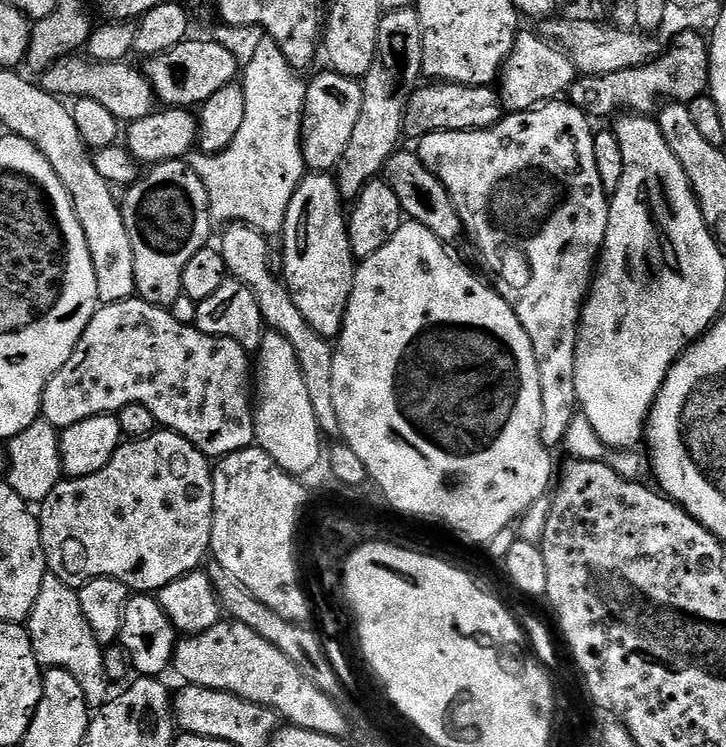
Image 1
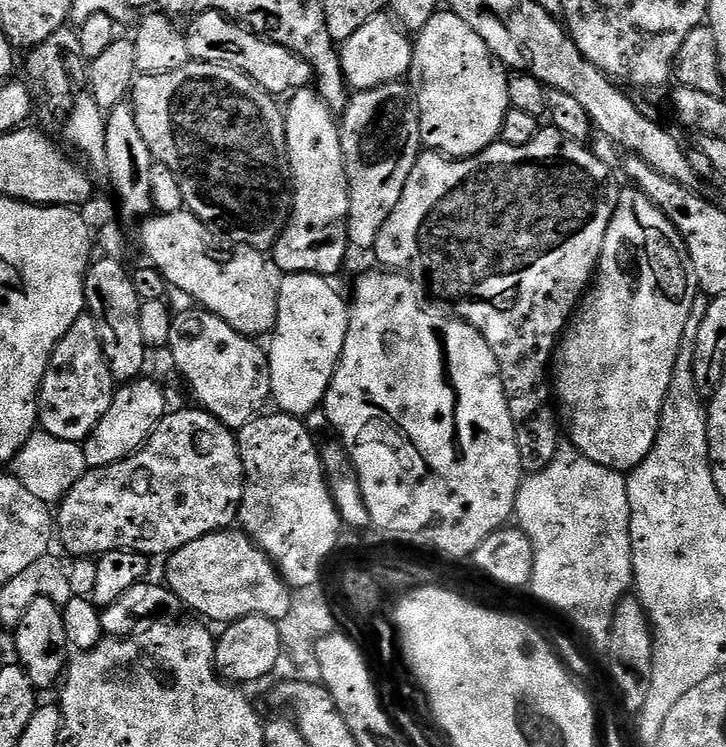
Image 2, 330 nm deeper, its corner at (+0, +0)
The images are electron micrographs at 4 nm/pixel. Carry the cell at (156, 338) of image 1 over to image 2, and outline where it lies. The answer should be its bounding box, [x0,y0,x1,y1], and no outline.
[38,314,117,444]

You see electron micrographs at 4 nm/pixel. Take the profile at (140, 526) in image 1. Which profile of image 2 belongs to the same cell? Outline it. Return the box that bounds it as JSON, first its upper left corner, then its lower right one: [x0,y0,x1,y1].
[54,406,244,558]

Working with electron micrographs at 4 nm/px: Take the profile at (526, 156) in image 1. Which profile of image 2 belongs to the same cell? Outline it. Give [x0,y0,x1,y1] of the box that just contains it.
[374,126,618,474]

